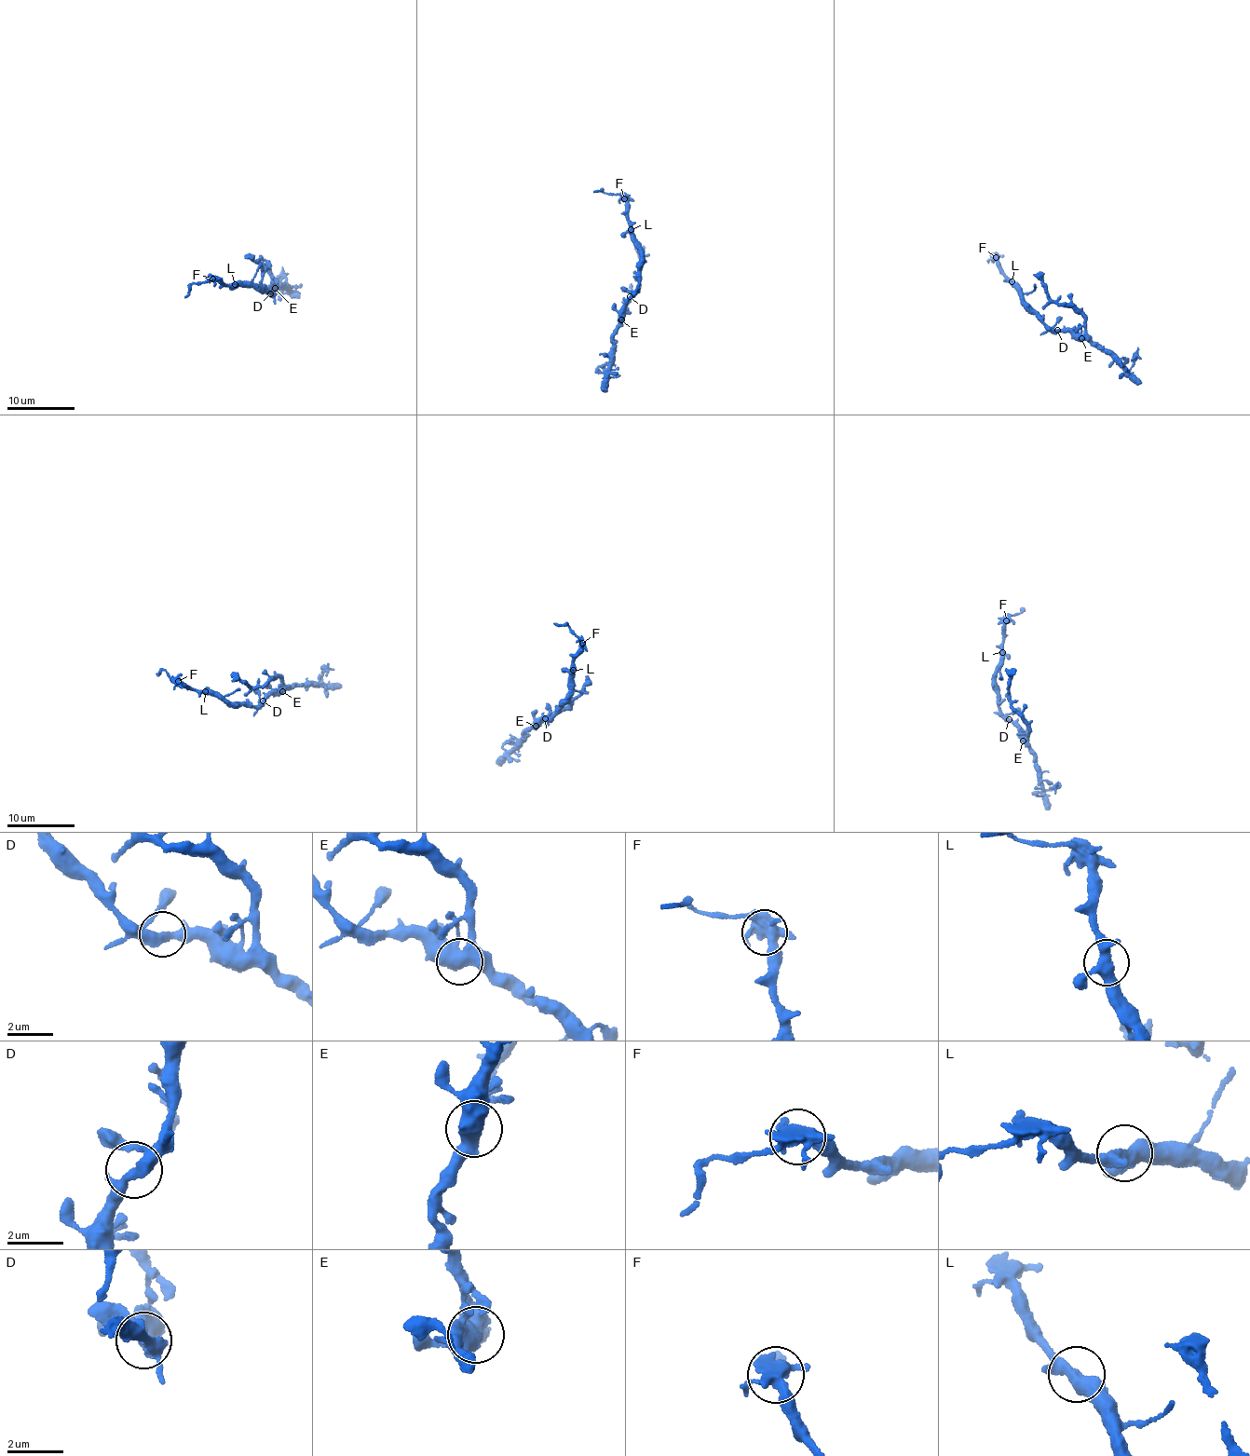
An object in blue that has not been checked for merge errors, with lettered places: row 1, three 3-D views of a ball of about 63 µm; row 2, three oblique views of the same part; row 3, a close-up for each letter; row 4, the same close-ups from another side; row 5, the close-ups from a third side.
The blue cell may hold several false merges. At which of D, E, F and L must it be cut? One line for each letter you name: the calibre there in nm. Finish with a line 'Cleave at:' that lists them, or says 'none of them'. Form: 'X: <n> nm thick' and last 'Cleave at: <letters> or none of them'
F: 460 nm thick
Cleave at: F

